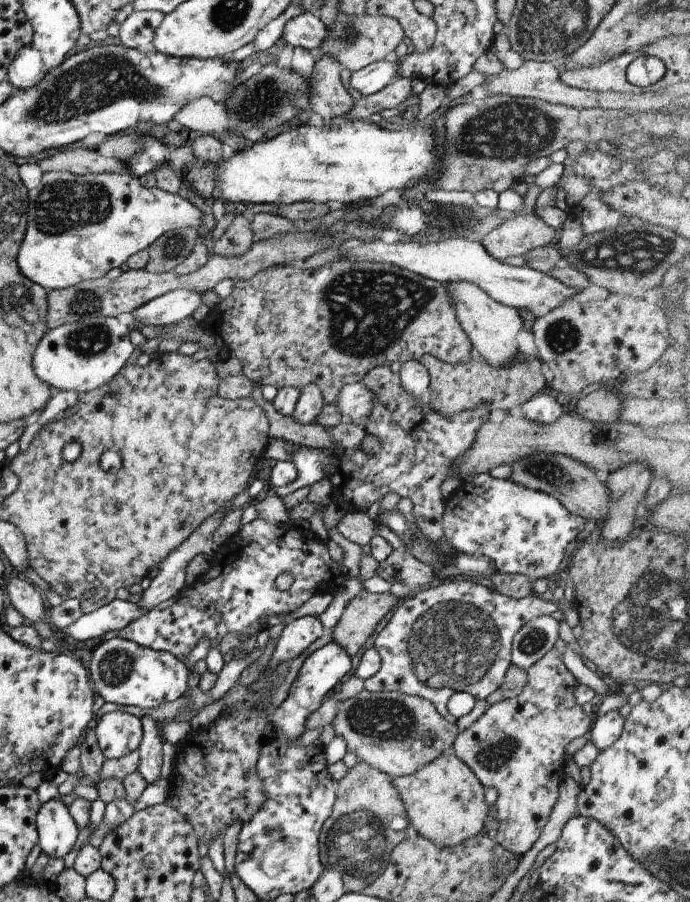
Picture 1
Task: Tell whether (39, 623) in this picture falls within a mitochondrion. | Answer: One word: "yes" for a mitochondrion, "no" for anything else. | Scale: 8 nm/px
no

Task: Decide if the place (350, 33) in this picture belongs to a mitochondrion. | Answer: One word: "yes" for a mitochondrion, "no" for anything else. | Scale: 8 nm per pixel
yes

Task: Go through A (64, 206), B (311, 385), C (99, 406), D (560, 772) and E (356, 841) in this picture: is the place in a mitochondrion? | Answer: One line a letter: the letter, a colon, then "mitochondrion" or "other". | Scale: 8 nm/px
A: mitochondrion
B: other
C: other
D: other
E: mitochondrion

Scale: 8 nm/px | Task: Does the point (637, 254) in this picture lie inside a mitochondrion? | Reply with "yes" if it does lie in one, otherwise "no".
yes

